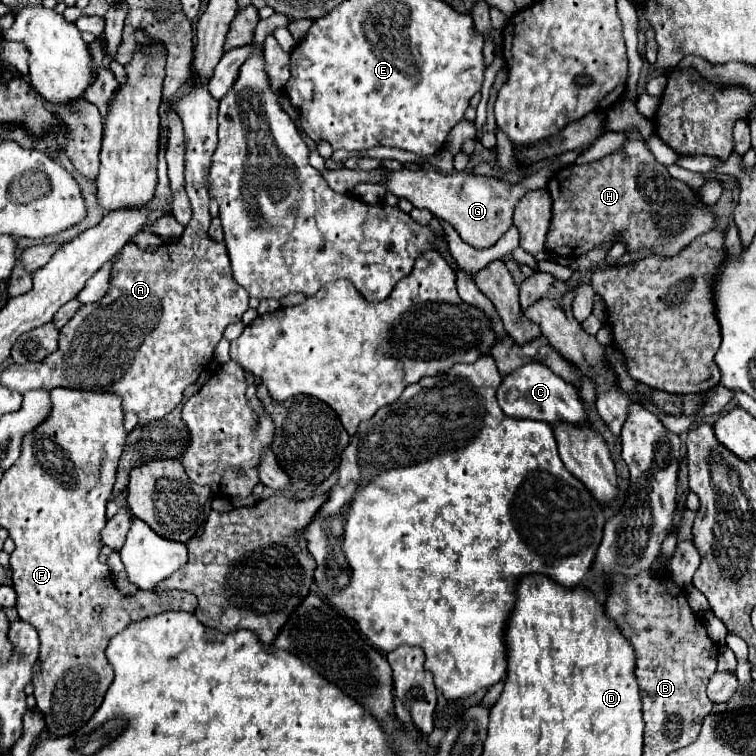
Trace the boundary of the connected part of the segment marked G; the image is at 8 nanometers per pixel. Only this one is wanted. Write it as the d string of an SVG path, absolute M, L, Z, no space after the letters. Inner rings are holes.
M400 169L400 171L386 173L382 187L394 193L396 197L408 199L414 207L428 209L436 217L448 221L460 233L460 237L472 247L486 249L486 247L492 247L504 235L504 231L512 225L512 213L520 197L530 189L546 187L548 179L550 179L550 169L540 169L538 173L534 173L532 177L516 185L510 185L494 177L482 177L482 175L472 175L472 173L442 175L434 169L430 171Z

